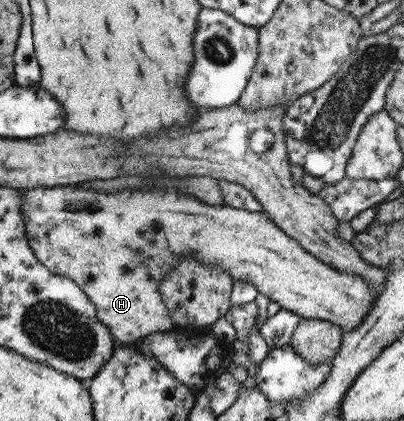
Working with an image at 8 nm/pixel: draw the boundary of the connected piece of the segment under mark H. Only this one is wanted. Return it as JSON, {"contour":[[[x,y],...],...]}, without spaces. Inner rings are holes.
{"contour":[[[60,185],[60,186],[36,186],[30,189],[20,189],[20,195],[22,195],[22,206],[20,206],[20,213],[22,213],[22,221],[24,221],[24,227],[26,227],[26,239],[28,239],[28,245],[32,249],[32,254],[40,260],[40,264],[44,265],[51,273],[62,275],[70,280],[74,281],[78,285],[88,300],[94,305],[94,311],[98,320],[105,324],[108,331],[111,333],[114,341],[118,344],[134,344],[136,340],[141,337],[146,337],[148,334],[166,331],[176,328],[176,324],[169,317],[170,313],[166,310],[162,298],[160,298],[160,292],[158,292],[158,283],[162,281],[162,278],[168,275],[168,271],[174,267],[174,263],[180,259],[180,257],[194,257],[196,261],[200,261],[202,265],[216,265],[220,269],[224,269],[230,273],[232,280],[241,279],[252,283],[257,292],[261,292],[264,296],[268,297],[268,300],[278,303],[280,309],[294,312],[296,316],[301,318],[322,318],[338,326],[338,329],[343,332],[356,331],[364,320],[364,316],[368,314],[368,310],[373,307],[375,303],[376,293],[372,291],[372,287],[368,285],[366,279],[356,275],[356,273],[346,273],[346,271],[338,271],[334,267],[326,263],[322,263],[316,257],[306,252],[296,240],[286,235],[284,231],[280,230],[264,212],[248,212],[248,210],[240,210],[238,208],[232,208],[226,206],[208,206],[208,204],[201,202],[194,198],[182,198],[174,192],[154,192],[154,194],[146,194],[146,192],[134,192],[134,194],[128,194],[126,190],[120,192],[112,192],[110,194],[98,193],[94,190],[82,188],[81,186],[74,185]]]}

